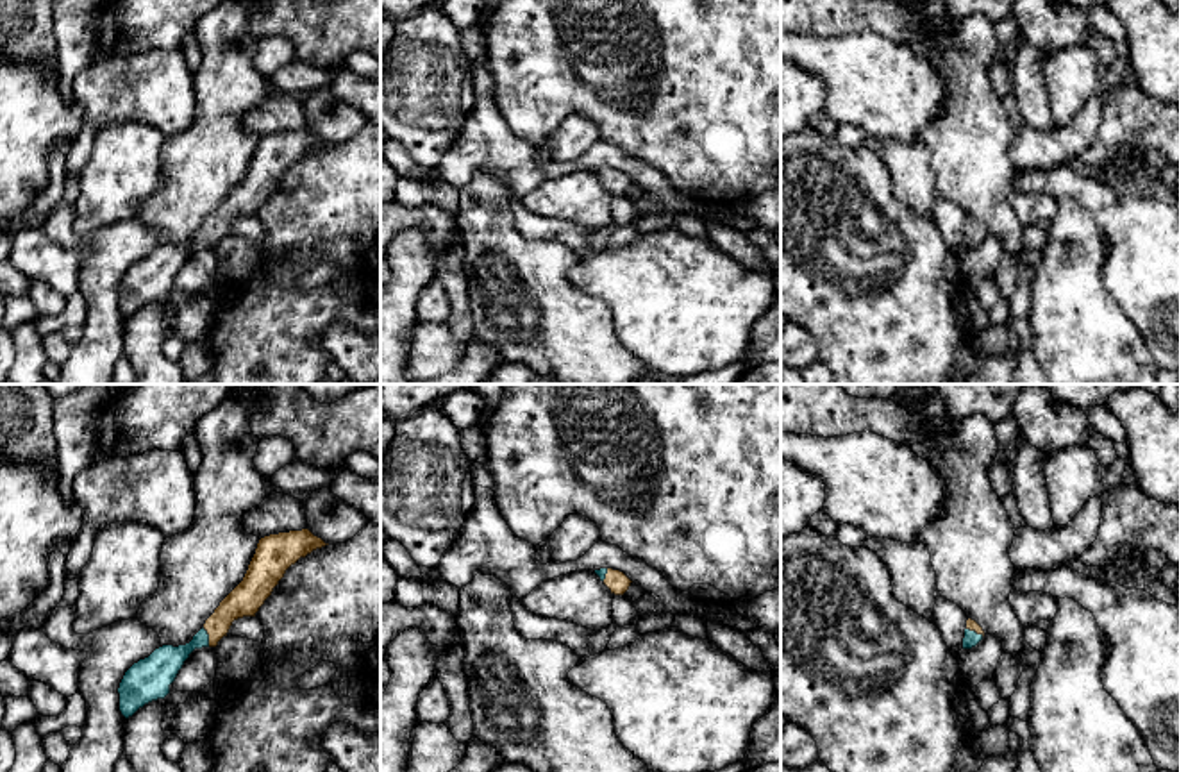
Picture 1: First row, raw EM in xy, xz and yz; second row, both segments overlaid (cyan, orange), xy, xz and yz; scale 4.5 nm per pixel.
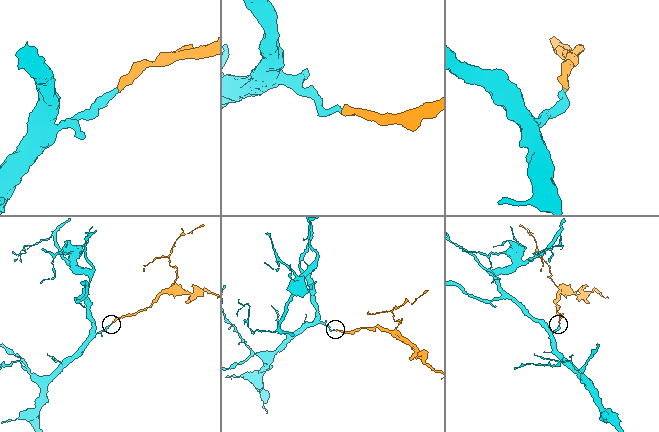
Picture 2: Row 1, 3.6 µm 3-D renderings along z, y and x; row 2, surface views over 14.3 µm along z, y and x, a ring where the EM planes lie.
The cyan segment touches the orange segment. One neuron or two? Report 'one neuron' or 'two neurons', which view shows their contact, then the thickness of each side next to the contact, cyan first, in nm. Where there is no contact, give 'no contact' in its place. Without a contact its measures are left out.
one neuron; meets cyan in xy; 160 nm thick on the cyan side, 150 nm on the other

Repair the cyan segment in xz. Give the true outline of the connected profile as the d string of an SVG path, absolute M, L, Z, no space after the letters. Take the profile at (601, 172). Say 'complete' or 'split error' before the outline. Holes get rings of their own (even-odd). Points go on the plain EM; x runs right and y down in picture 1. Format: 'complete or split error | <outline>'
split error | M600 168L595 173L615 195L623 195L632 182L623 172L613 168Z

